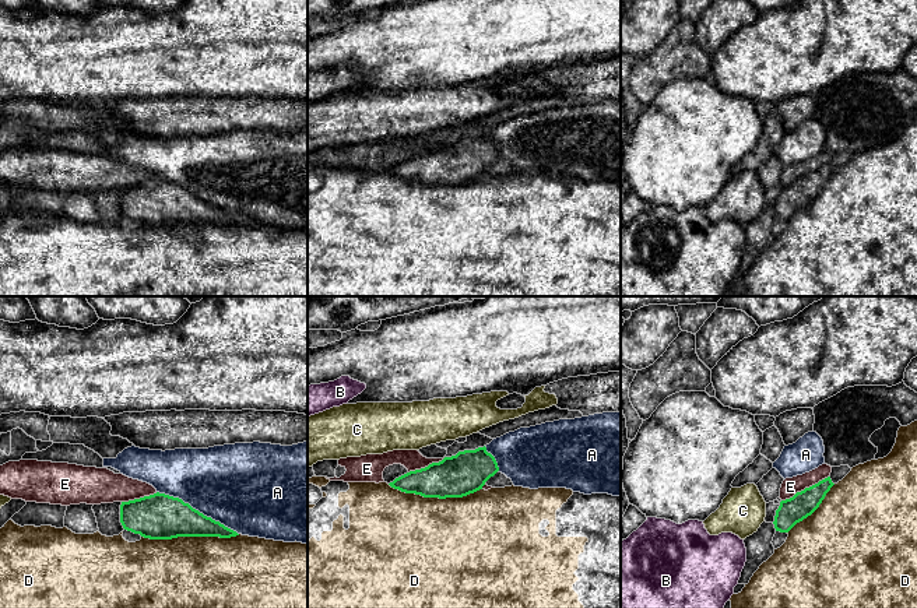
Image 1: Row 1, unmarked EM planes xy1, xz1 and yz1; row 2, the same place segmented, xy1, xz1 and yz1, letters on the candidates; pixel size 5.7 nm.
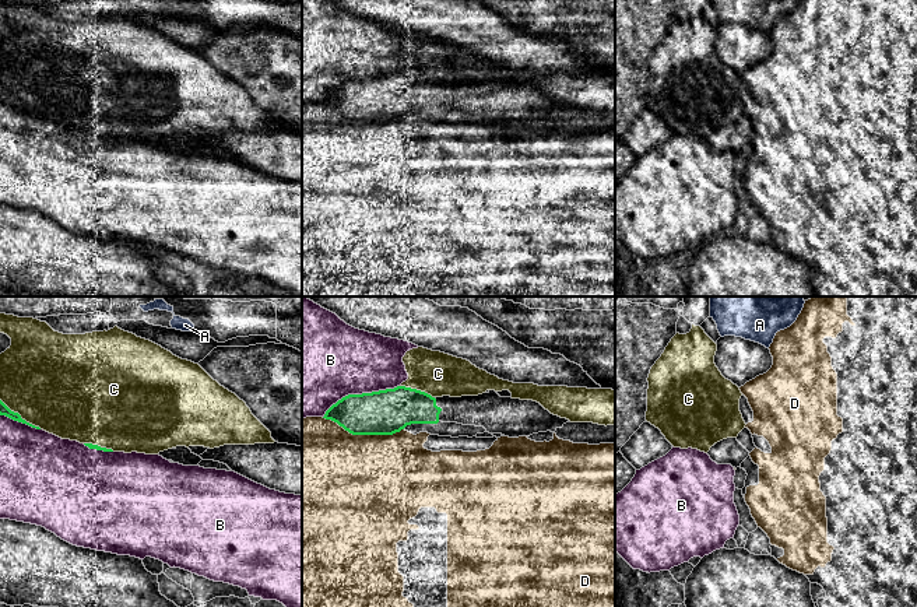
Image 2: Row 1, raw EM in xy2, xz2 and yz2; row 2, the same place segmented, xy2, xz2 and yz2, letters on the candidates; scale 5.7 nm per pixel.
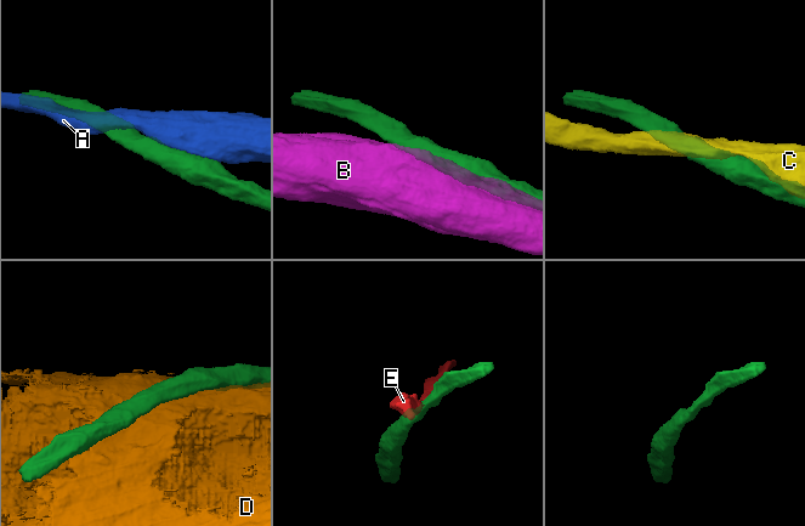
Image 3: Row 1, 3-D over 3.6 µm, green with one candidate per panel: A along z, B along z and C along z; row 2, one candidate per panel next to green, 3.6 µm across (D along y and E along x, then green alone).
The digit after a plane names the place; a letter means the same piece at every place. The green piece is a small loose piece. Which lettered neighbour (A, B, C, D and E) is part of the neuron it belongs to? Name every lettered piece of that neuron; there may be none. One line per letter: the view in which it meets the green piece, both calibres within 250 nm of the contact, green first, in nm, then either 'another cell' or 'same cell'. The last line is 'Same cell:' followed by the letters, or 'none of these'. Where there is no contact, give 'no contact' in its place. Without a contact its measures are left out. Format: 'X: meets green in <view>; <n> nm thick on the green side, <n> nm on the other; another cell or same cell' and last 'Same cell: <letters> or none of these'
A: meets green in xy1; 260 nm thick on the green side, 460 nm on the other; another cell
B: meets green in xz2; 260 nm thick on the green side, 440 nm on the other; another cell
C: meets green in xy2; 60 nm thick on the green side, 480 nm on the other; another cell
D: meets green in xy1; 260 nm thick on the green side, 420 nm on the other; another cell
E: meets green in yz1; 150 nm thick on the green side, 100 nm on the other; another cell
Same cell: none of these

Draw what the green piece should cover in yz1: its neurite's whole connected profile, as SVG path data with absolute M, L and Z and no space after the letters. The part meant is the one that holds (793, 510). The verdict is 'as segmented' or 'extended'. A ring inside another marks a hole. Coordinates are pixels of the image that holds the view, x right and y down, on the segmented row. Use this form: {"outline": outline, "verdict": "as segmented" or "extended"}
{"outline": "M828 477L797 492L793 498L781 500L773 521L776 531L788 533L797 523L811 516L833 485L830 477Z", "verdict": "as segmented"}

